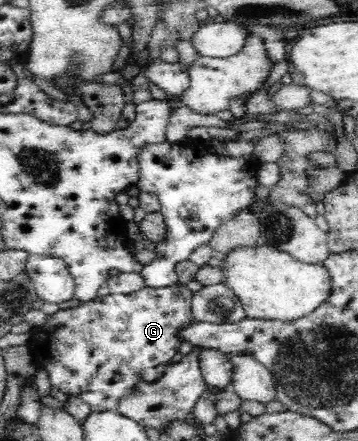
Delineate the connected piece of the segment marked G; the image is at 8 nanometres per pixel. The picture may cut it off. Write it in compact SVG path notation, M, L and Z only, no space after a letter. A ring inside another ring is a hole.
M177 284L170 288L145 287L135 293L97 296L75 308L47 315L43 325L30 331L25 349L31 353L33 364L49 374L51 386L67 397L79 397L92 410L116 410L119 401L131 395L139 381L154 383L172 364L171 359L181 345L181 340L176 339L176 329L195 322L191 312L193 293L185 285Z

